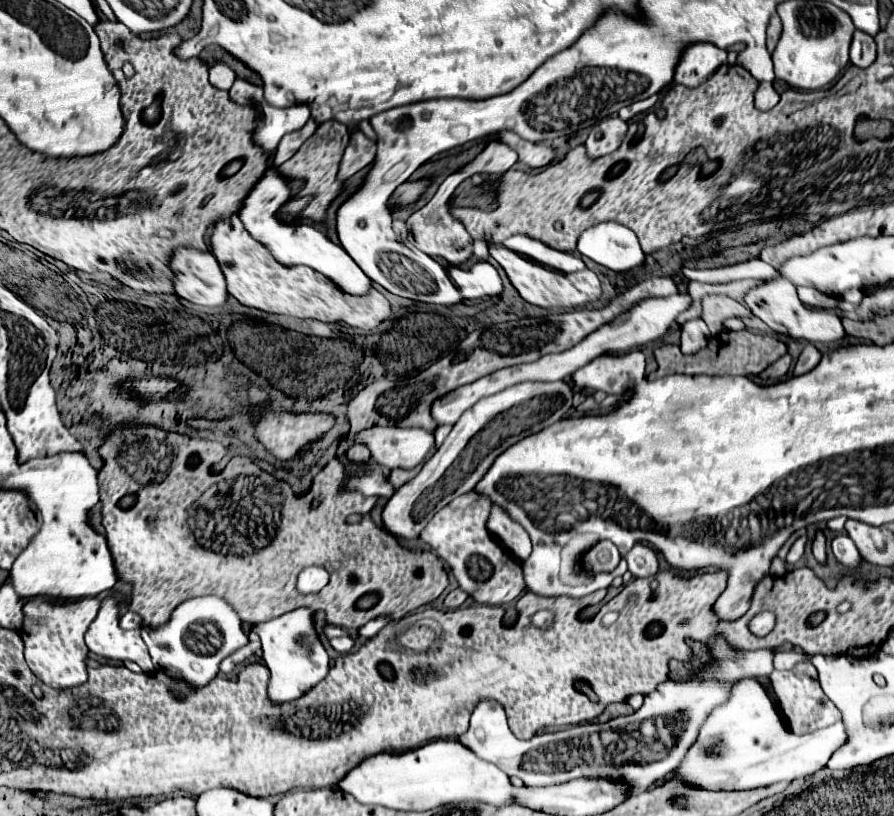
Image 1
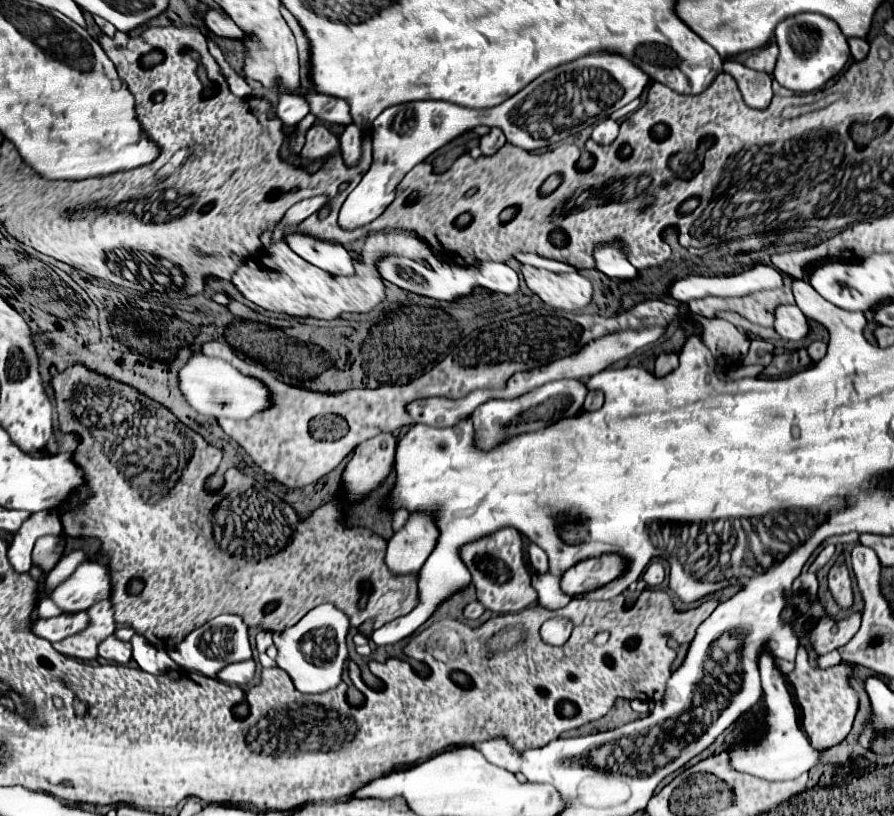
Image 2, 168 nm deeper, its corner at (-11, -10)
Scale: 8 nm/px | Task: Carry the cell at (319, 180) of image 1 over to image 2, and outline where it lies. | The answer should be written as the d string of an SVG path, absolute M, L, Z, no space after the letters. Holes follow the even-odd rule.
M315 123L307 135L305 135L305 145L301 149L303 157L309 159L325 159L329 153L333 153L339 147L339 139L337 135L333 135L325 125Z

